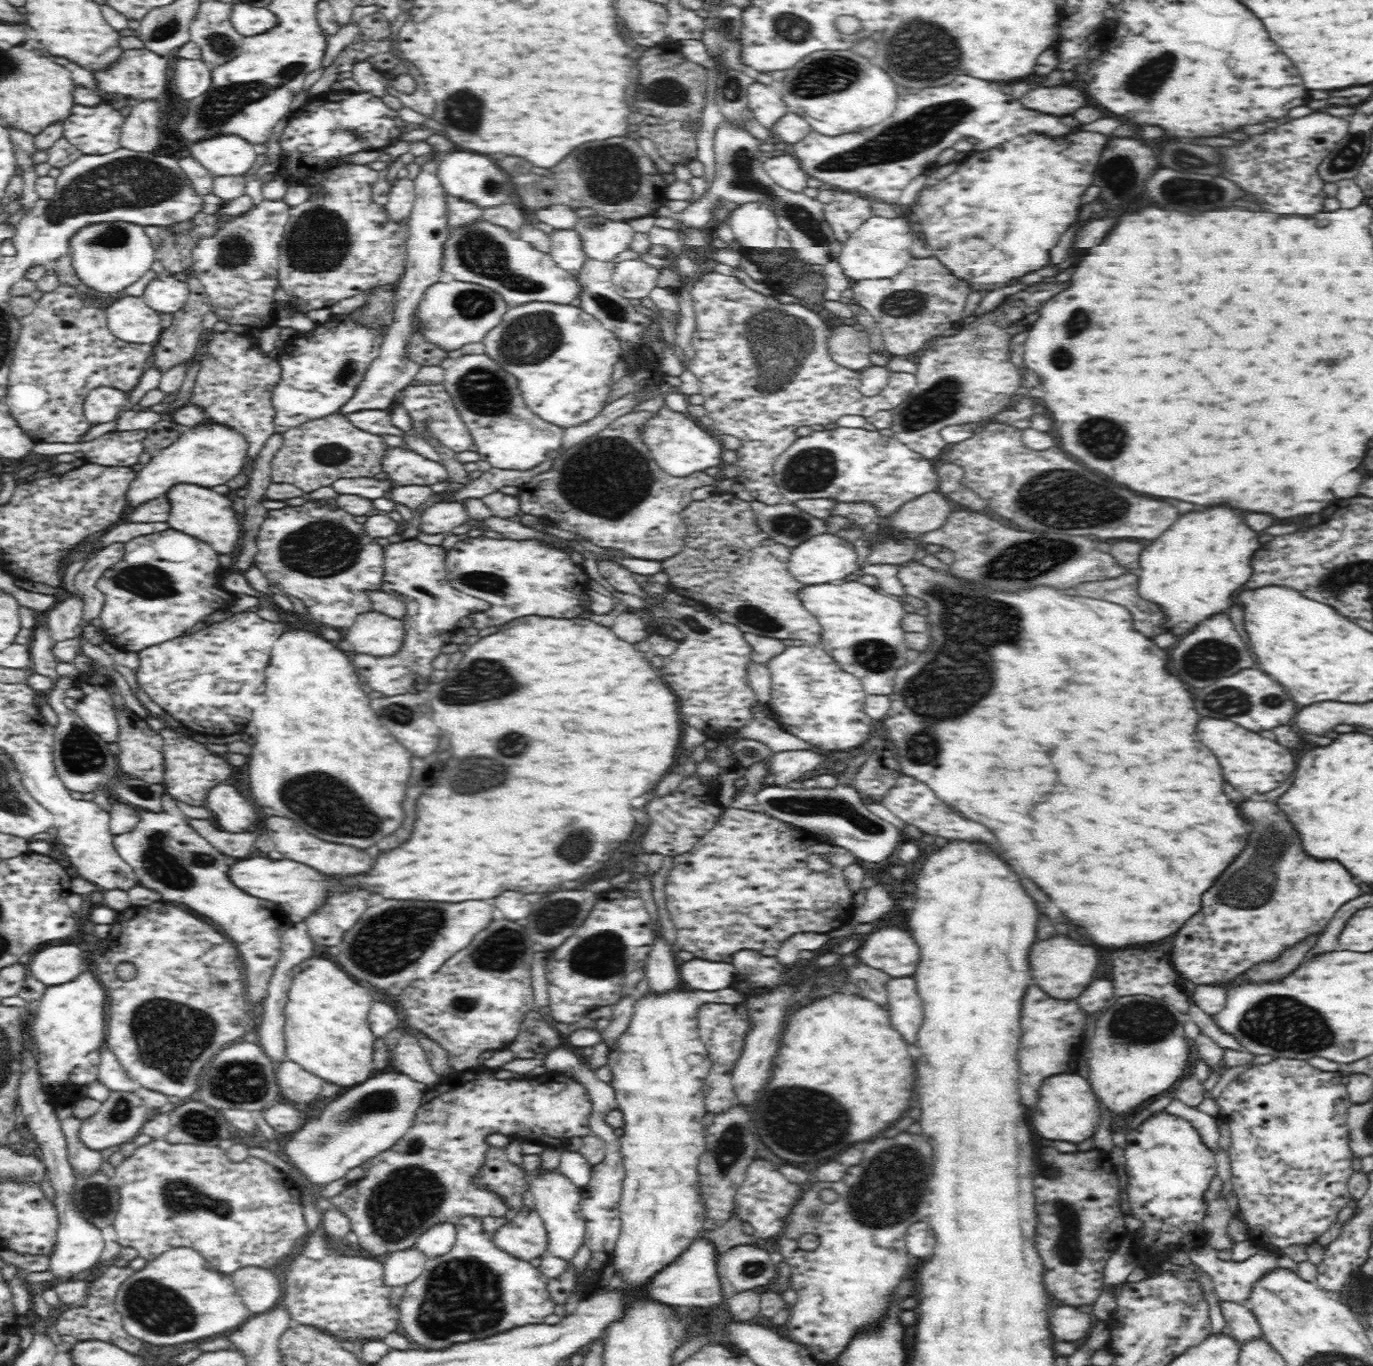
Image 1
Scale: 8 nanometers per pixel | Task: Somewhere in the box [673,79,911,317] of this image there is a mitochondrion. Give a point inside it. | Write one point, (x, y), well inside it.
(742, 177)

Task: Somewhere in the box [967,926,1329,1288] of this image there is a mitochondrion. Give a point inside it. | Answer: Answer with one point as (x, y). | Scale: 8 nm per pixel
(1137, 1022)

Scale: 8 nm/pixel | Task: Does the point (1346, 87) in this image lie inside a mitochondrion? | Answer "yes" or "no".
no

